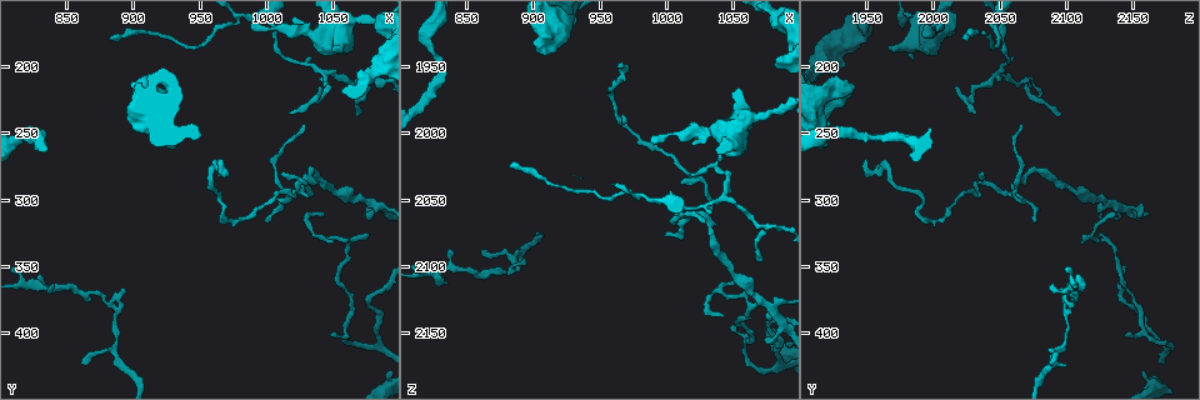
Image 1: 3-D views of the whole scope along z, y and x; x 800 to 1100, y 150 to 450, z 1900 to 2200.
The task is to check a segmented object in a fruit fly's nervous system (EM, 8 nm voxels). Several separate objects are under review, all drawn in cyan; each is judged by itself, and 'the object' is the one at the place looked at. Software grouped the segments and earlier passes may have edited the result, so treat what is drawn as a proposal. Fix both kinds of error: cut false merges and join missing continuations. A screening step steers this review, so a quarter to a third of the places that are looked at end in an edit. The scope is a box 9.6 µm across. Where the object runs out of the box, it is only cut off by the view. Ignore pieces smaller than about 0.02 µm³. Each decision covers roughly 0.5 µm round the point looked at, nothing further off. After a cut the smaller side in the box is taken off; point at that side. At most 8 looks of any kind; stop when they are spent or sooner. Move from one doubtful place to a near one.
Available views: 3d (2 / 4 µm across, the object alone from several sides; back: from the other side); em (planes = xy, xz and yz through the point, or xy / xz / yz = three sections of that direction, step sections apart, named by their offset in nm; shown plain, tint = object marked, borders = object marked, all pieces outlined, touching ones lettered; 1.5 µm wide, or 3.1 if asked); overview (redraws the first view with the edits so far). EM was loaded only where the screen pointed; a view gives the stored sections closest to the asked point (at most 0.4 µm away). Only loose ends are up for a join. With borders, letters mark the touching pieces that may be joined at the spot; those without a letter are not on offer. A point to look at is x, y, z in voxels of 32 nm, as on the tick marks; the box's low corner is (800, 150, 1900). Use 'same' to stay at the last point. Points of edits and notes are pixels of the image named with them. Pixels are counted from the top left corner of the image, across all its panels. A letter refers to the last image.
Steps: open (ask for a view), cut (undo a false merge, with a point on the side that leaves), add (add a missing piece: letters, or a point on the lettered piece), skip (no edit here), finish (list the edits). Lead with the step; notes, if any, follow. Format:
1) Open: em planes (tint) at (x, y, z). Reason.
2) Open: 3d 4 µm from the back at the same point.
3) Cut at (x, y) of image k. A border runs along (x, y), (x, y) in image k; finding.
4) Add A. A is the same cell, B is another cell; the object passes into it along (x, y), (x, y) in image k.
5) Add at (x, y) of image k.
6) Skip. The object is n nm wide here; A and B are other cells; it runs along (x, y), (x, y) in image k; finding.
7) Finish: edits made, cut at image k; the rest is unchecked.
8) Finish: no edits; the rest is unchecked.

Open: 3d 2 µm at (1016, 232, 2032). An open end.

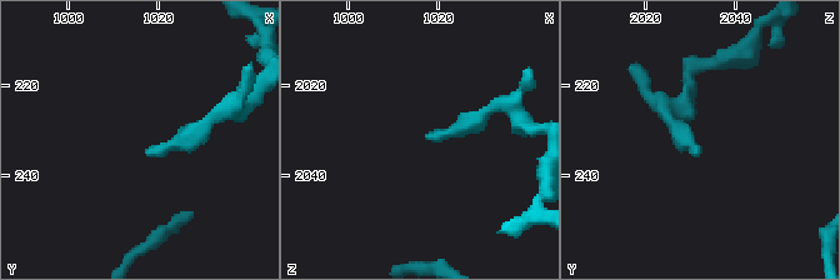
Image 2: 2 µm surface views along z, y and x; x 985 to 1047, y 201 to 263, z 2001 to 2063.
Open: em xz step 8 (borders) at (1018, 233, 2032). Shape alone is not enough.

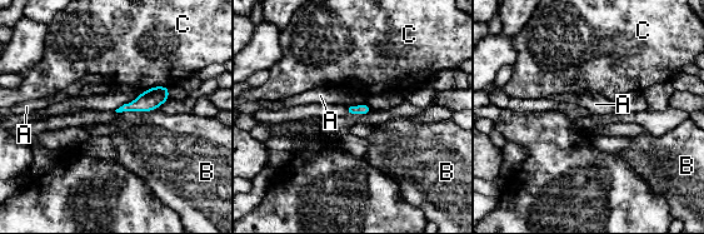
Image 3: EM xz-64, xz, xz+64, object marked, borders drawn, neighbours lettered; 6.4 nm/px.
Skip. The object is 70 nm wide here; A, B and C are other cells; a border runs along (156, 108), (149, 111), (115, 111) in image 3; none of them fits.

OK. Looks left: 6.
Open: 3d 4 µm at (1060, 408, 2166). Abrupt turn.

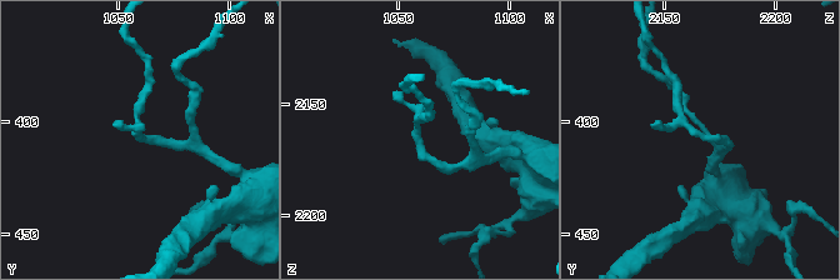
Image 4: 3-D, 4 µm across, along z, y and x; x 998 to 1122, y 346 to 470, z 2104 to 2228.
Open: em planes (borders) at (1059, 406, 2164). Now the EM.

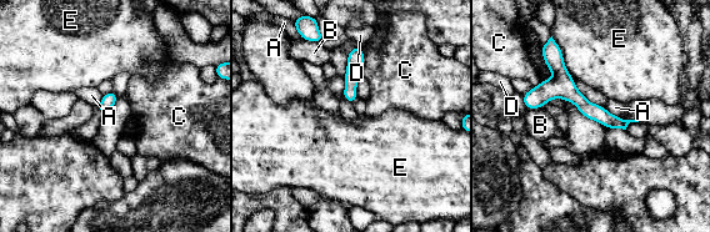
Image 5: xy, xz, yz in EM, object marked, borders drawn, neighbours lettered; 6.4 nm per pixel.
Skip. A, B, C, D and E are other cells; it runs along (553, 54), (589, 110), (624, 124) in image 5; one neuron here.

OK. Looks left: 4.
Open: 3d 4 µm at (824, 248, 1928). Sudden change in width.

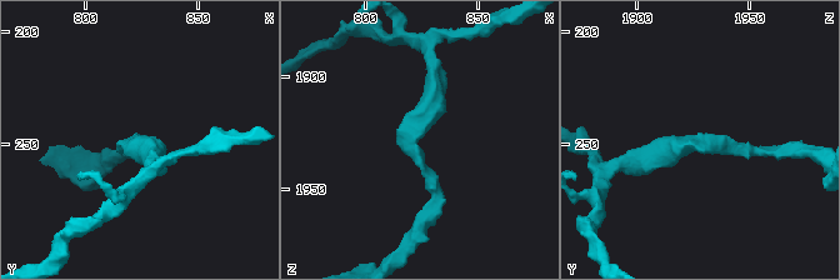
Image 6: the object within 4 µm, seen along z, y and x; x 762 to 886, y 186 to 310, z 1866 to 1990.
Open: em xz step 8 (tint) at (821, 247, 1927). The arms are 170, 260 nm wide.

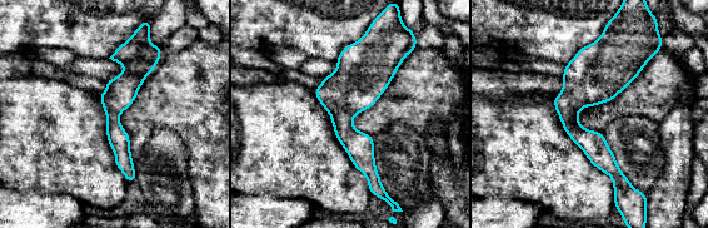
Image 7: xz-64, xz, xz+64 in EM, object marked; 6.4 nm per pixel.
Open: em planes (borders) at the same point.

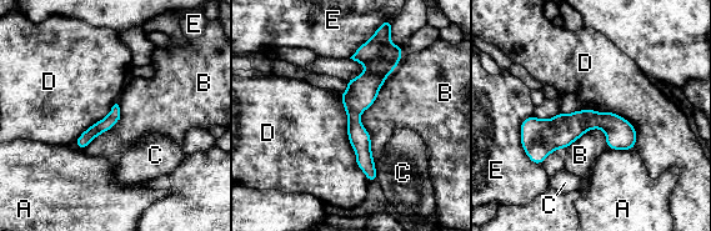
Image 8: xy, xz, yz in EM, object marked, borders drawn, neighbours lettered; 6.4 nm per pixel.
Skip. The object is 90 nm wide here; A, B, C, D and E are other cells; it runs along (377, 38), (355, 100), (370, 179) in image 8; all the same neuron.

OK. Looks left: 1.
Finish: no edits; the rest is unchecked.

